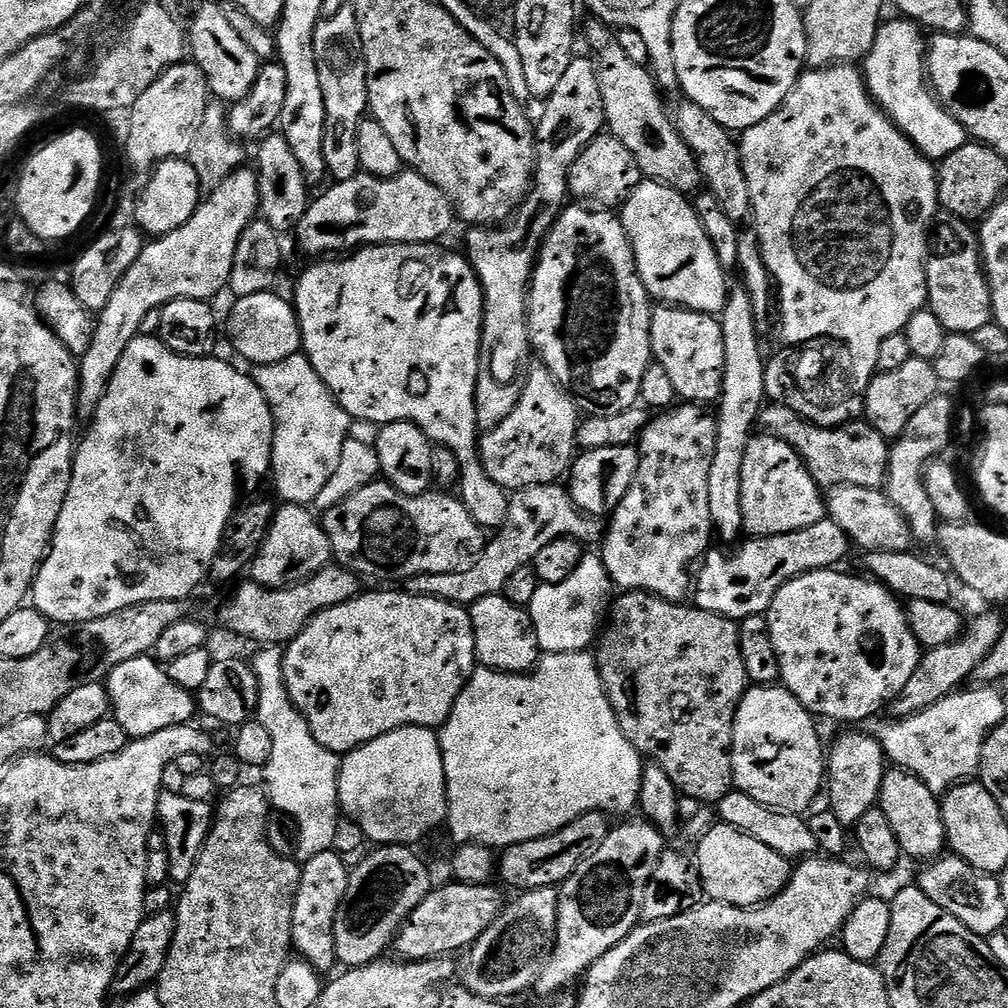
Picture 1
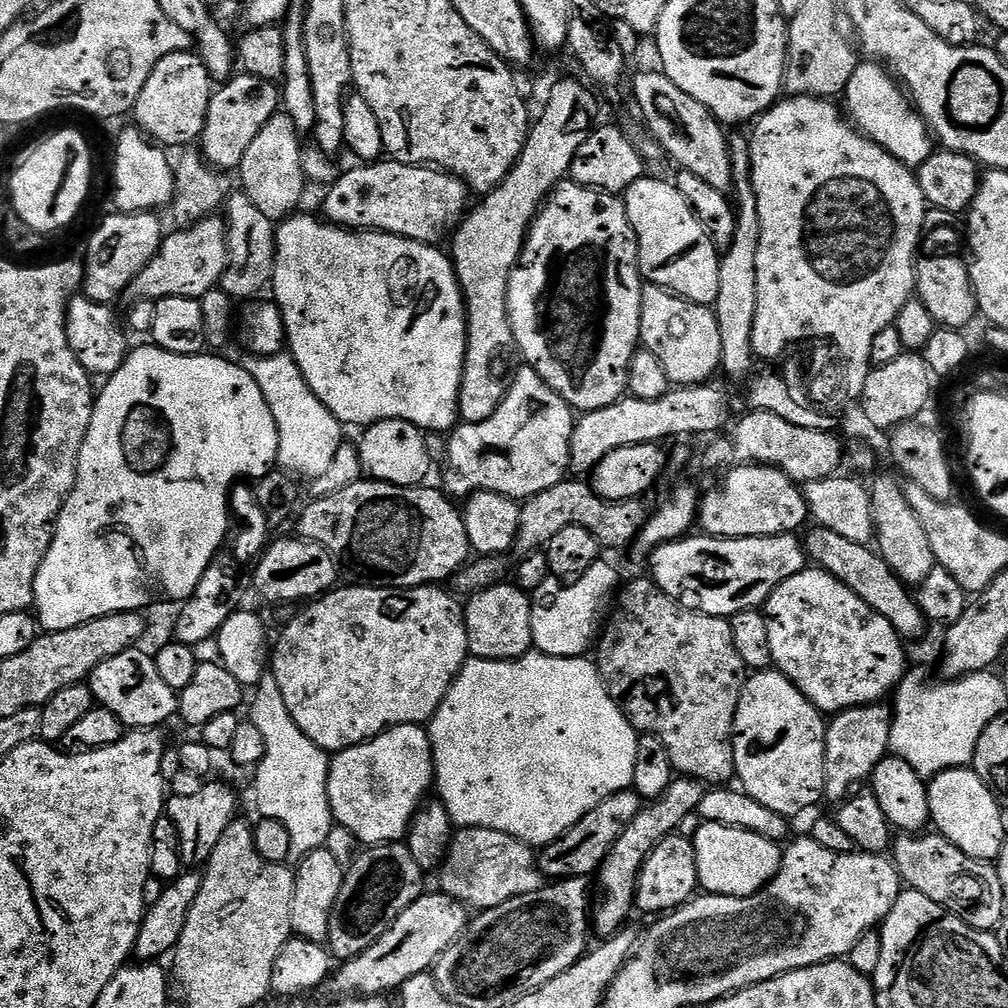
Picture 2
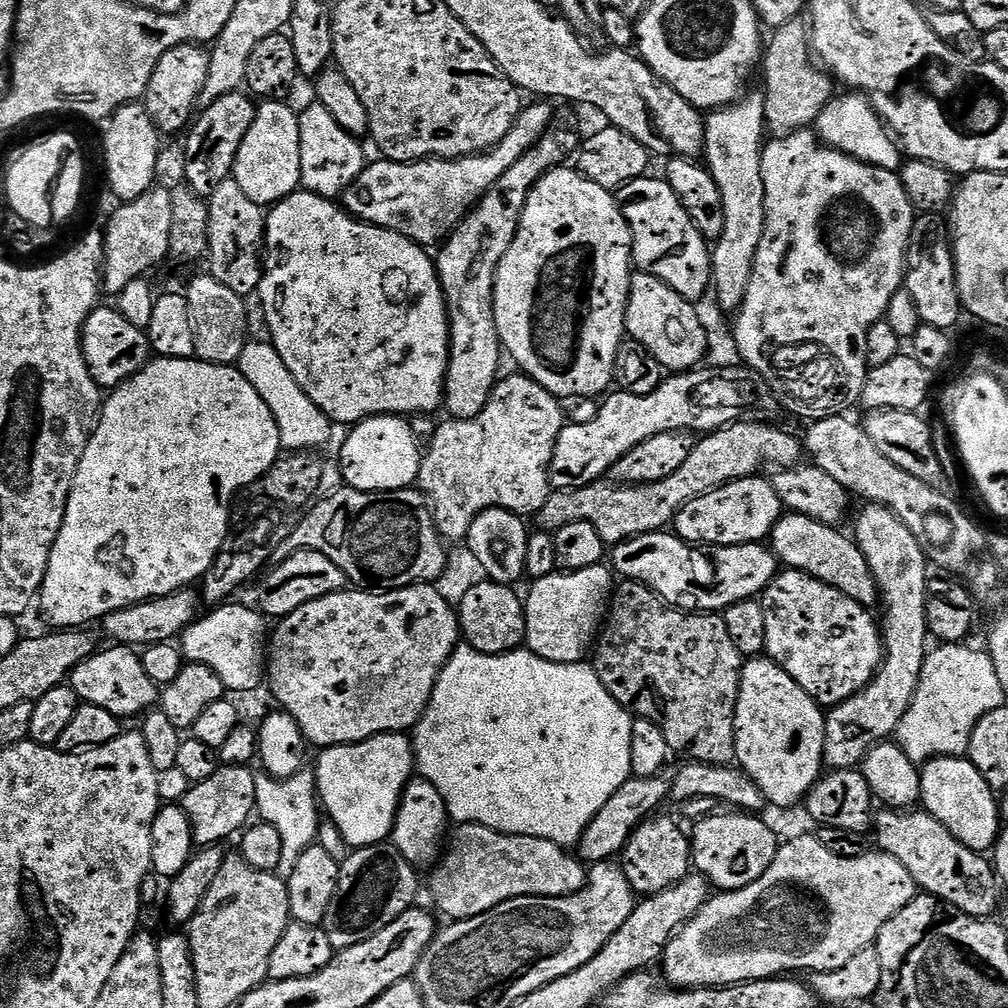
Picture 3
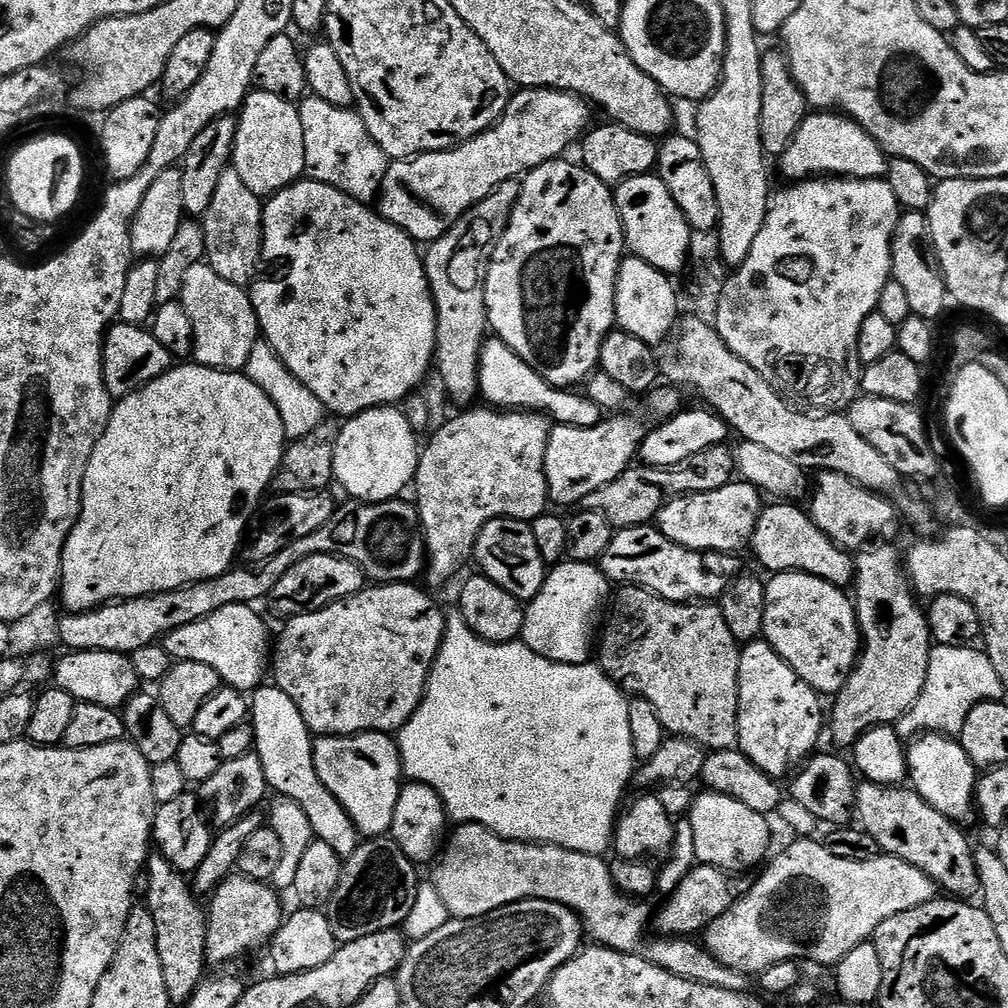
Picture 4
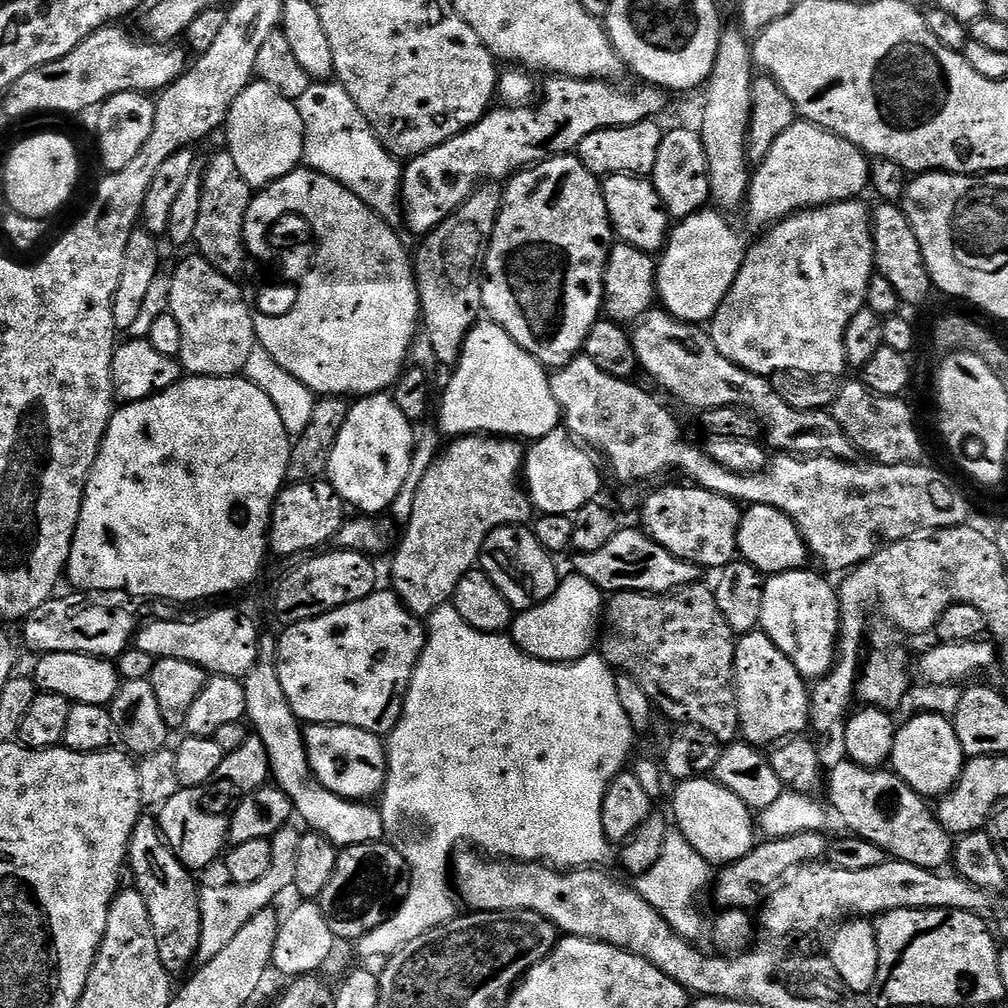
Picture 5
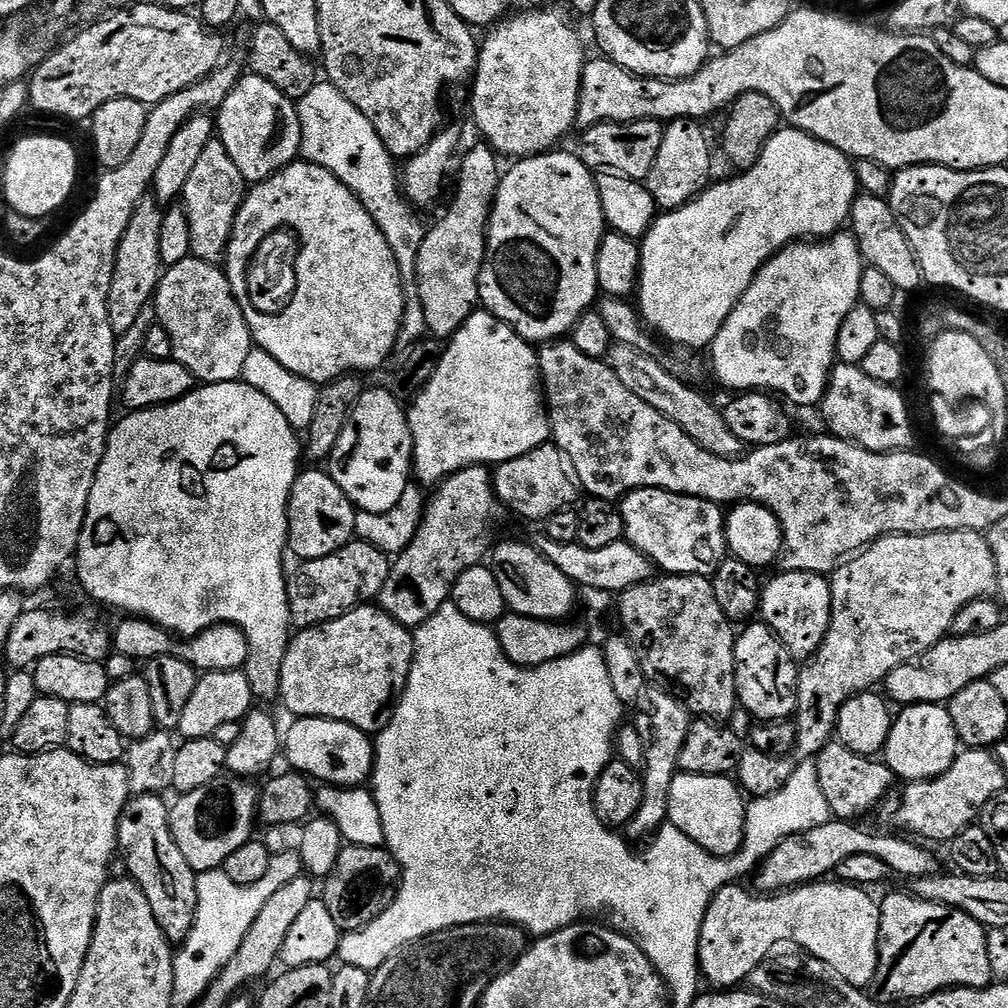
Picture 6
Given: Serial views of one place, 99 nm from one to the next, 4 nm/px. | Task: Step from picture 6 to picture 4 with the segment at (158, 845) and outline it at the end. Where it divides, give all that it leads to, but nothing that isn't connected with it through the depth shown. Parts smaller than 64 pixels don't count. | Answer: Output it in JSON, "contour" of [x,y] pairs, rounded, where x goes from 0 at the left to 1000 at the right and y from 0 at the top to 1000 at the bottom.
{"contour":[[[158,847],[148,848],[145,864],[149,871],[149,883],[145,890],[145,899],[153,911],[153,923],[157,927],[157,950],[161,954],[161,971],[165,977],[167,995],[182,998],[188,994],[192,982],[196,982],[199,972],[203,971],[204,923],[206,911],[199,894],[190,884],[188,870],[179,865],[165,851]]]}

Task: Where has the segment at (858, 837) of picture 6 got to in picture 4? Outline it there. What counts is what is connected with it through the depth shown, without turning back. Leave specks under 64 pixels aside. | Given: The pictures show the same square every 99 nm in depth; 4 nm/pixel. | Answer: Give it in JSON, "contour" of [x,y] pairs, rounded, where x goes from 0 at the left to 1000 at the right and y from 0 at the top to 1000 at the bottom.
{"contour":[[[691,856],[683,864],[681,871],[677,871],[675,878],[662,886],[660,893],[663,894],[656,899],[655,906],[649,909],[650,924],[652,921],[655,924],[652,926],[659,931],[687,931],[697,926],[706,918],[708,911],[716,911],[716,907],[720,907],[720,903],[724,903],[724,899],[728,899],[728,895],[742,884],[743,874],[738,873],[741,872],[727,872],[715,861]]]}

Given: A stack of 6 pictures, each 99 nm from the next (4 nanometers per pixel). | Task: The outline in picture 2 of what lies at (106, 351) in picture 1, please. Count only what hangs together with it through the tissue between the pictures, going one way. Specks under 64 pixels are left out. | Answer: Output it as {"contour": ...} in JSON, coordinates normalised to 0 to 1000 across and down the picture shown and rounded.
{"contour":[[[217,213],[206,214],[200,220],[184,225],[179,230],[168,229],[159,242],[157,252],[131,278],[132,299],[169,296],[170,294],[203,294],[217,283],[226,263],[226,224]]]}

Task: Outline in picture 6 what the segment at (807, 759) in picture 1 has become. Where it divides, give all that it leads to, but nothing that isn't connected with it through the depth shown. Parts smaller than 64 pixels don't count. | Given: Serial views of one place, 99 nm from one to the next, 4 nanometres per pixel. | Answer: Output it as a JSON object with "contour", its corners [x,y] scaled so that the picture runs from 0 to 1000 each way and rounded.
{"contour":[[[746,617],[739,627],[730,632],[730,689],[735,703],[739,702],[751,715],[781,714],[790,704],[790,676],[792,674],[791,656],[782,648],[782,642],[766,628],[757,617]]]}

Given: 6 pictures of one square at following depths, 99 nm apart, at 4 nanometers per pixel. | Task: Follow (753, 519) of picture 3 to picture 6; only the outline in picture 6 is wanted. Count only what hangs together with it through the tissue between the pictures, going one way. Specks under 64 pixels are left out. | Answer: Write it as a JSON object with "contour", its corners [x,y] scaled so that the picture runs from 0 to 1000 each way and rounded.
{"contour":[[[634,484],[624,488],[614,497],[613,503],[619,519],[621,535],[637,550],[641,550],[643,556],[656,568],[665,571],[709,571],[712,562],[723,551],[722,535],[718,525],[720,508],[717,503],[703,496],[697,496],[691,492],[673,490],[656,484]]]}

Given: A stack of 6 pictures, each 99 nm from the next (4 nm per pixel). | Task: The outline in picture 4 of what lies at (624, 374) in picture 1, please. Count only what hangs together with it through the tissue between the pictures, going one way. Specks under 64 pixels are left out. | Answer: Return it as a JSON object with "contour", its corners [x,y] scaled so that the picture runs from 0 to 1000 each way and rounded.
{"contour":[[[557,157],[555,159],[547,159],[542,161],[538,165],[534,165],[529,171],[523,172],[519,176],[518,182],[516,184],[516,191],[512,197],[512,202],[508,206],[508,211],[504,217],[504,223],[500,226],[499,230],[496,231],[496,236],[492,240],[492,247],[488,253],[488,259],[484,261],[483,267],[484,271],[480,277],[480,299],[482,300],[482,308],[484,309],[484,324],[490,330],[491,336],[497,337],[502,343],[506,343],[506,347],[510,351],[514,351],[514,355],[518,355],[518,359],[522,359],[526,364],[531,367],[532,370],[540,376],[544,381],[548,382],[550,385],[557,387],[567,387],[572,383],[570,381],[578,382],[580,378],[584,376],[592,368],[595,352],[597,351],[597,339],[600,335],[607,330],[611,325],[611,313],[609,312],[609,288],[611,287],[611,277],[613,276],[613,268],[615,267],[615,259],[619,257],[621,253],[621,239],[619,236],[619,225],[615,219],[615,213],[611,207],[611,195],[609,193],[608,188],[604,184],[599,183],[596,179],[591,176],[584,167],[580,167],[578,162],[571,161],[571,163],[566,163],[563,157]]]}

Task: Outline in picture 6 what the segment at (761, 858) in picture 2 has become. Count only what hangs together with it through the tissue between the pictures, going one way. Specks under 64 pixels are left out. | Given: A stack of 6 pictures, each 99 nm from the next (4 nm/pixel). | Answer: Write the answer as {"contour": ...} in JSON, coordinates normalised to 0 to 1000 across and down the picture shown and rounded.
{"contour":[[[681,766],[672,768],[669,780],[665,780],[665,816],[709,849],[727,849],[736,840],[739,805],[739,787],[722,770],[689,770]]]}

